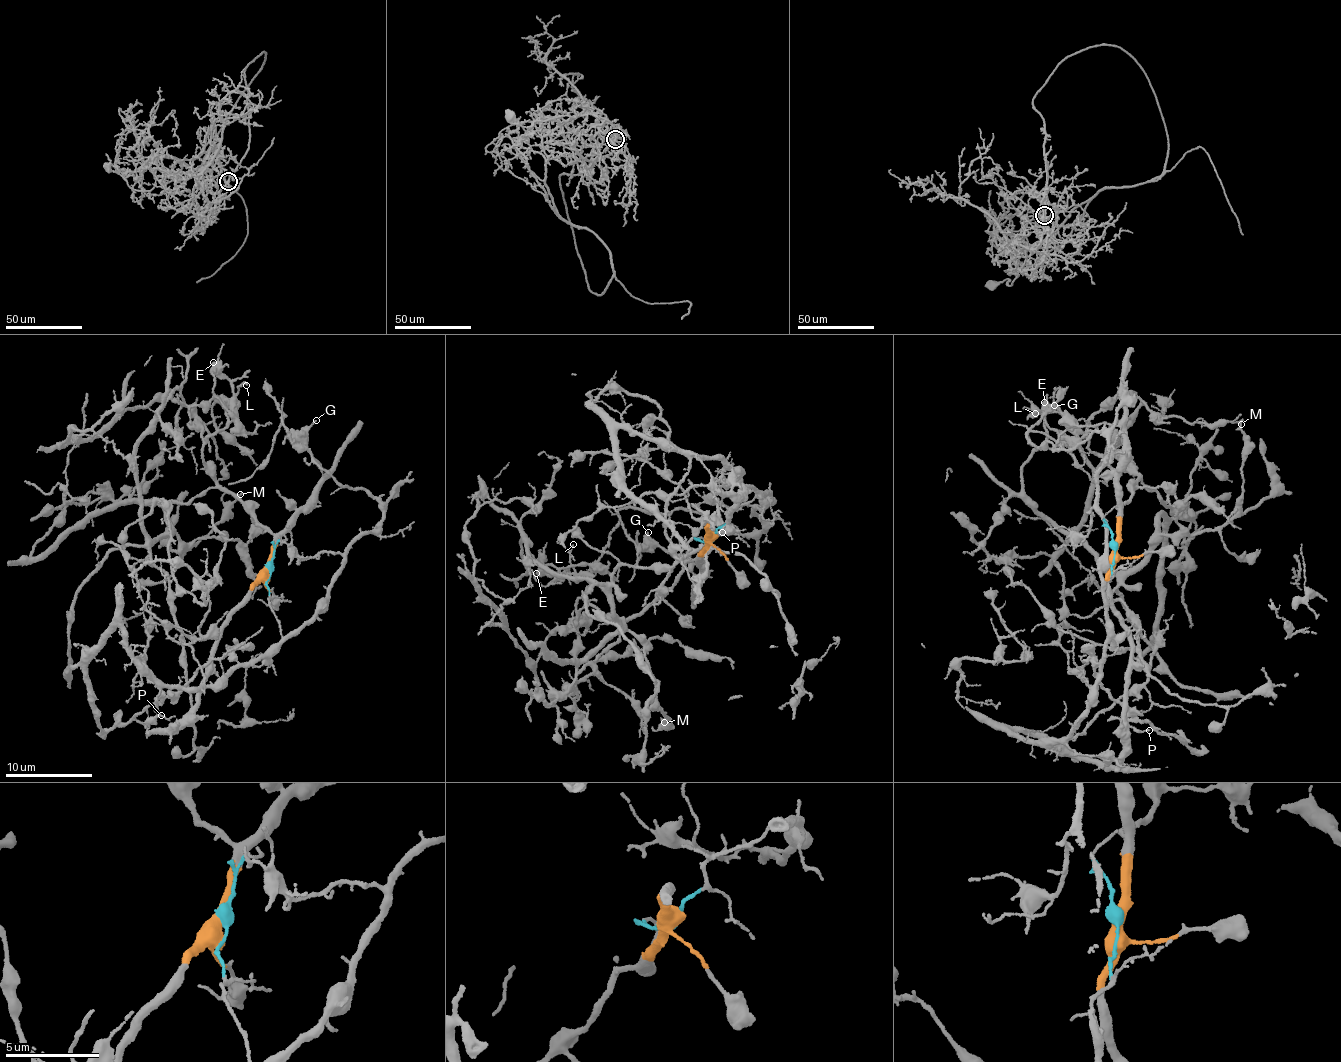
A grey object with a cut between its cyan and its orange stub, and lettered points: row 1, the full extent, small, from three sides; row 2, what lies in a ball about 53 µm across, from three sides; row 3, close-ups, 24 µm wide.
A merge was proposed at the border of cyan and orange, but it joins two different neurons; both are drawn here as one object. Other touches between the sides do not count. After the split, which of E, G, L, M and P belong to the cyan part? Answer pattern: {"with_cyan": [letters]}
{"with_cyan": ["M", "P"]}

